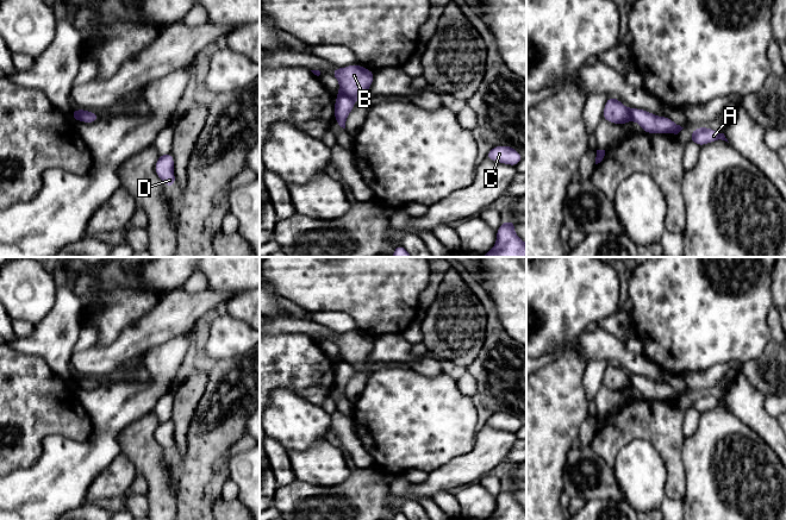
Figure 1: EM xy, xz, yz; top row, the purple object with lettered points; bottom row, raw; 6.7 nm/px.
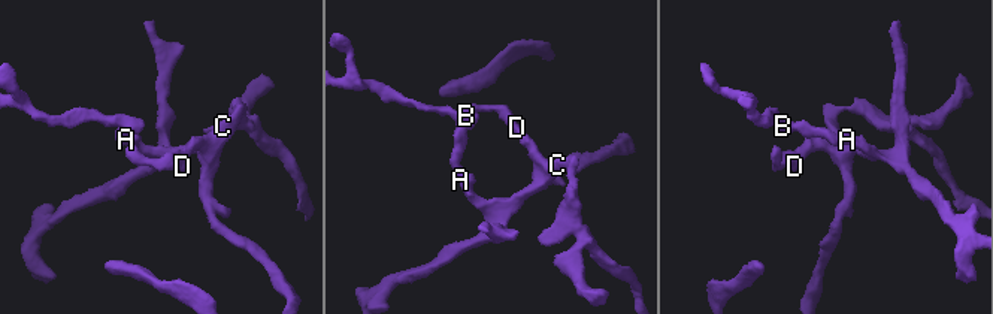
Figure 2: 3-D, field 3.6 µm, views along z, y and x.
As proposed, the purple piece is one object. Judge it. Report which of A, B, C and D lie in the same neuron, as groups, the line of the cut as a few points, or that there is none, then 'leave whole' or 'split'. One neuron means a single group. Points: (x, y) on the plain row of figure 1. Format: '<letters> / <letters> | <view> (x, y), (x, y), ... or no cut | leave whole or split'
A C D / B | xz (338, 359), (355, 365) | split

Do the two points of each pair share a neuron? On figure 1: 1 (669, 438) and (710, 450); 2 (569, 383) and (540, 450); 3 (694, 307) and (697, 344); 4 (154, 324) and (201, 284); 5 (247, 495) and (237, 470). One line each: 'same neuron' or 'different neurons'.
1: different neurons
2: same neuron
3: same neuron
4: different neurons
5: same neuron

